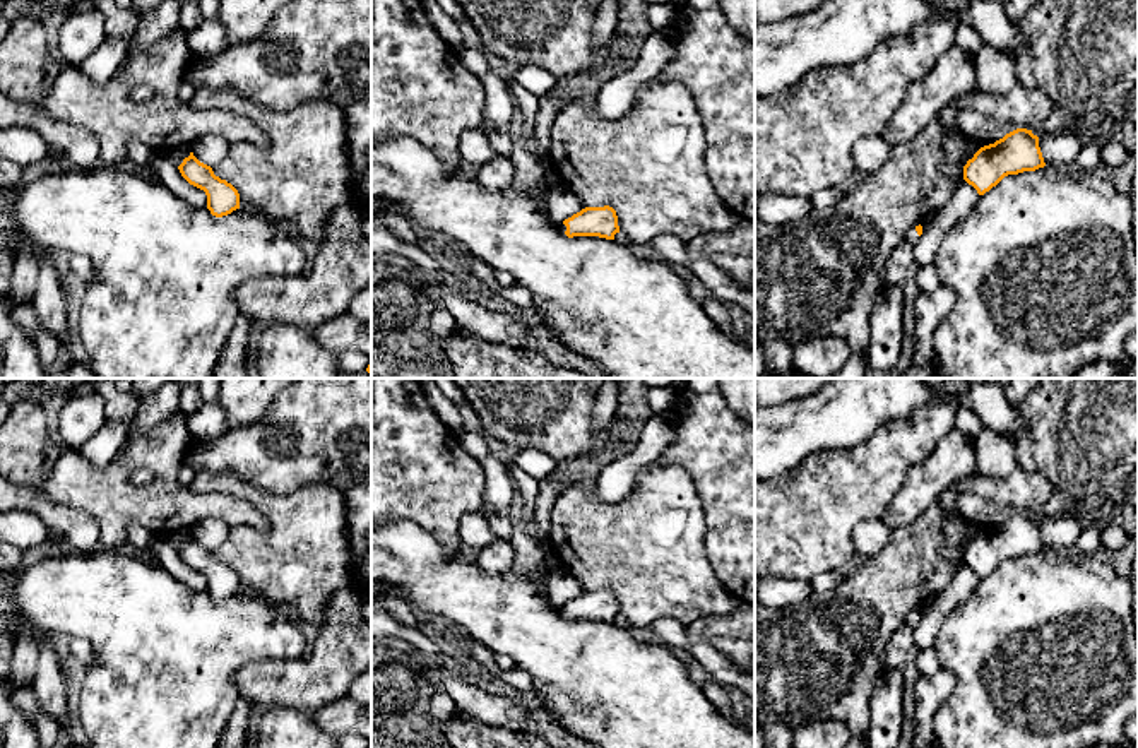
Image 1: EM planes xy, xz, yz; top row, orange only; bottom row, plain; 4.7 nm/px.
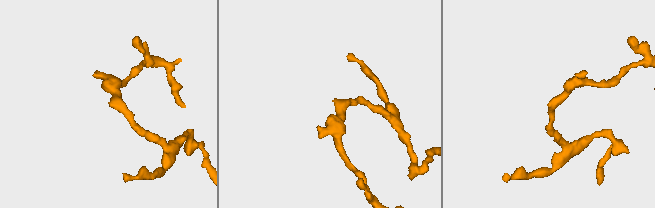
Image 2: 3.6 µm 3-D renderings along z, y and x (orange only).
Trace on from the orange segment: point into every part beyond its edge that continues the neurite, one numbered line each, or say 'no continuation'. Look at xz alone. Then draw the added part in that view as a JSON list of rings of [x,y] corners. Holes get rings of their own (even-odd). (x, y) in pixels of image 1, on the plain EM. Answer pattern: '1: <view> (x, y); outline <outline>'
no continuation

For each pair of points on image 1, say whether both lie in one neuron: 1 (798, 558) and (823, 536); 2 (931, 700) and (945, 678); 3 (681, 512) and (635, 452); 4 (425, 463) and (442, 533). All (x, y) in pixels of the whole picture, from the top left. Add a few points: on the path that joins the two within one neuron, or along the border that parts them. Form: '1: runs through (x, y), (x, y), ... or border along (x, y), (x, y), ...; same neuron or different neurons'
1: runs through (805, 552), (817, 540); same neuron
2: runs through (931, 695), (942, 683); same neuron
3: border along (654, 461), (639, 473), (634, 488), (623, 498); different neurons
4: runs through (430, 480), (435, 485), (440, 516); same neuron

